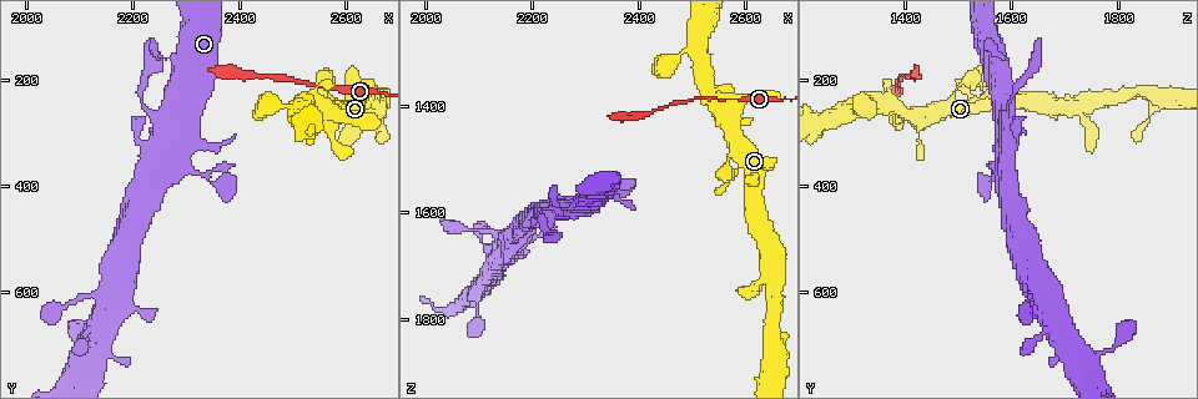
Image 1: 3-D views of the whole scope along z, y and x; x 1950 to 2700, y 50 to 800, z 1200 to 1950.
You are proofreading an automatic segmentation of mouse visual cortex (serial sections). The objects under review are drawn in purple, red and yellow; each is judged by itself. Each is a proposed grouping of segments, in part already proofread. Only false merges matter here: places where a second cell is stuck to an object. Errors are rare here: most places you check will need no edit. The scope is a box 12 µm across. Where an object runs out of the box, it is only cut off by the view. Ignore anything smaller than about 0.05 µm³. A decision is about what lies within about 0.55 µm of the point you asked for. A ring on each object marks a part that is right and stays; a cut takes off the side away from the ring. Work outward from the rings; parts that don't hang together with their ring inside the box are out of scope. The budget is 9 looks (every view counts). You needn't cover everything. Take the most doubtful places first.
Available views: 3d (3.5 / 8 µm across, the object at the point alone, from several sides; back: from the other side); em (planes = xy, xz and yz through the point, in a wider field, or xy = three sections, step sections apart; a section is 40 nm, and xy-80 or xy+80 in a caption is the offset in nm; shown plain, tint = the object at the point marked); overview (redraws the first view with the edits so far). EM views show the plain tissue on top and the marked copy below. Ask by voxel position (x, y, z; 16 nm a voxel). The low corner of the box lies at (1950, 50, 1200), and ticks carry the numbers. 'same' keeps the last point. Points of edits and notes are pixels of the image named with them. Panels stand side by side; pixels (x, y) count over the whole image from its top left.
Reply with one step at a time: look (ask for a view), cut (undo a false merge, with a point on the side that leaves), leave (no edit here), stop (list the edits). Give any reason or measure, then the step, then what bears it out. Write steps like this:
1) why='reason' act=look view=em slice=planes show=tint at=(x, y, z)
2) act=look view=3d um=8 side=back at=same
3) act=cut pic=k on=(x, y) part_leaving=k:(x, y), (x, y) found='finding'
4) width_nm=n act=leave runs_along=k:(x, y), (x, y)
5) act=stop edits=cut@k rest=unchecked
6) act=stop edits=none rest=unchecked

why='thin neck' act=look view=3d um=3.5 side=back at=(2210, 315, 1610)

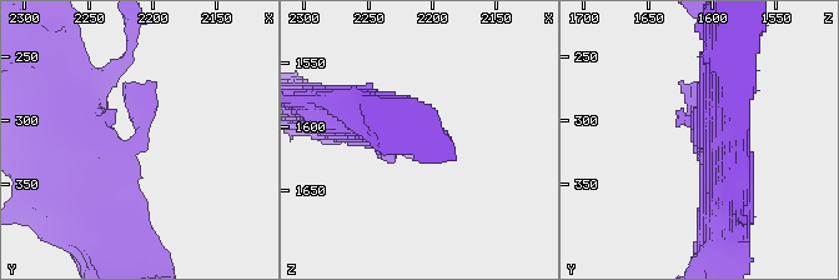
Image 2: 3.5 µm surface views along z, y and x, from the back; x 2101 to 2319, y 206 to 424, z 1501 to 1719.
act=look view=em slice=xy step=1 show=tint at=(2212, 316, 1610)

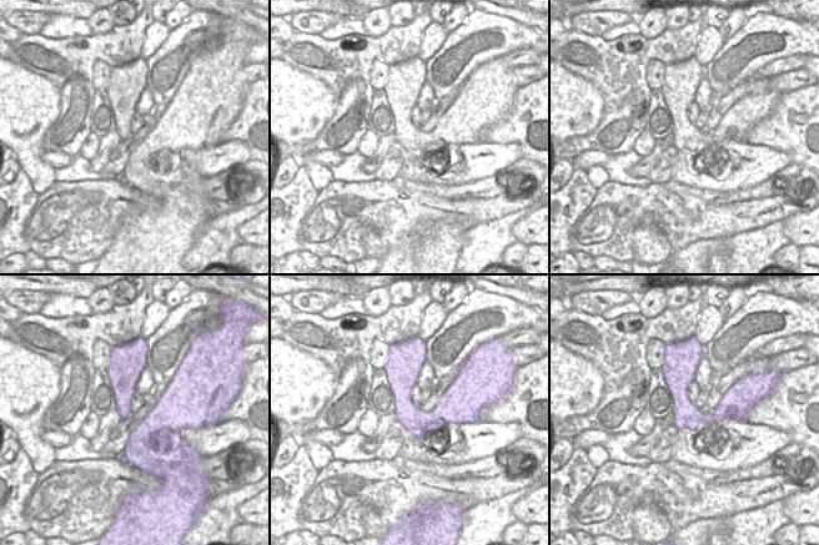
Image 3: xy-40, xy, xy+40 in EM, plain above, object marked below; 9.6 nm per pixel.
act=leave runs_along=2:(68, 133), (129, 148), (155, 83) found='one cell here'

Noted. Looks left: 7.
why='thin neck' act=look view=3d um=3.5 at=(2345, 400, 1560)

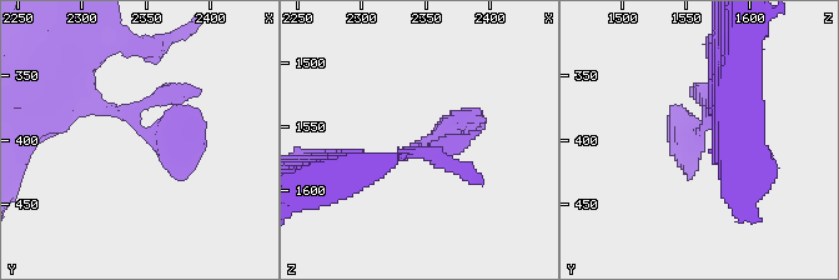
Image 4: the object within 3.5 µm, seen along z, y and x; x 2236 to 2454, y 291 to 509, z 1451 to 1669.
act=look view=em slice=xy step=2 show=tint at=(2348, 392, 1562)

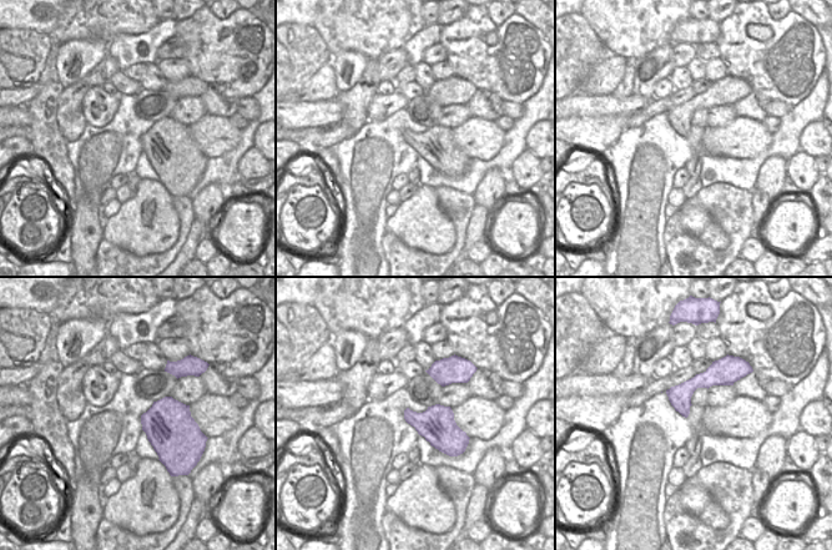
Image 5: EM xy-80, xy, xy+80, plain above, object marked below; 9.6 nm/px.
act=leave runs_along=5:(732, 379), (697, 381), (670, 393) found='one cell here'

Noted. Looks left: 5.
why='thick turns thin' act=look view=3d um=3.5 at=(2565, 210, 1505)

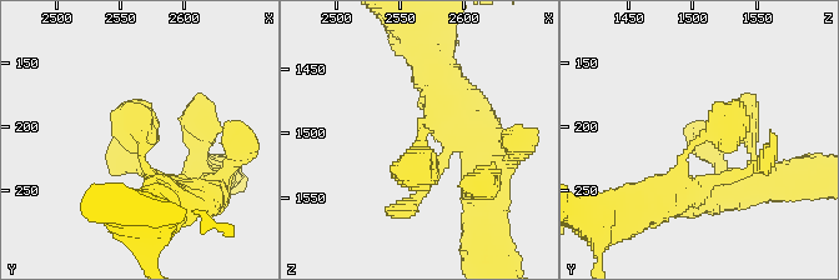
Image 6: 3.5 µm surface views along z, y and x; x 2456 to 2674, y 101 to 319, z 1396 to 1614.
why='now the EM' act=look view=em slice=xy step=5 show=tint at=(2566, 210, 1506)

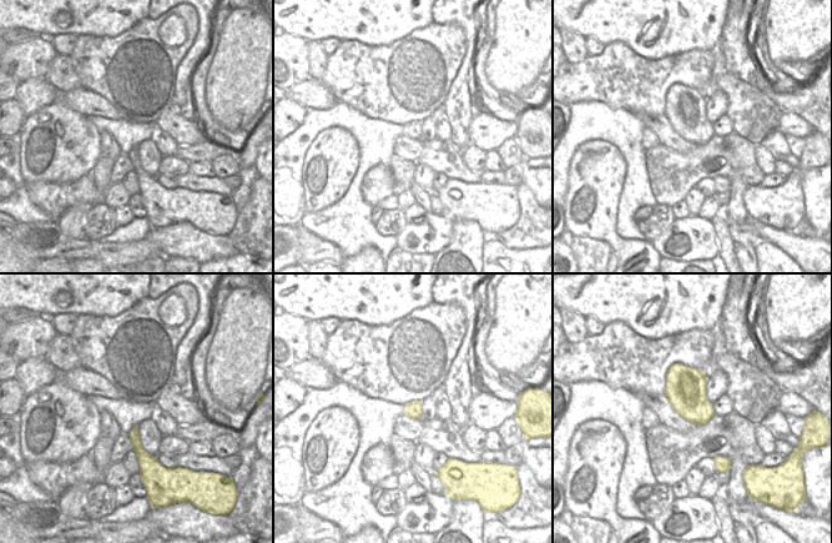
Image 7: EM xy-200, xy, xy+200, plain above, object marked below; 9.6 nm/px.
act=leave runs_along=7:(135, 431), (137, 448), (152, 459) found='continuous, no second cell'

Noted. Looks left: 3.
why='small branch off a trunk' act=look view=3d um=3.5 at=(2585, 275, 1410)

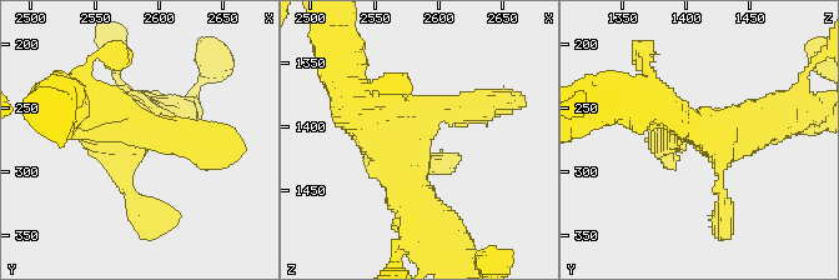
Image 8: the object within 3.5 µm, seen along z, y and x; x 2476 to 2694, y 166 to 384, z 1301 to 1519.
why='need the tissue' act=look view=em slice=xy step=2 show=tint at=(2580, 270, 1412)

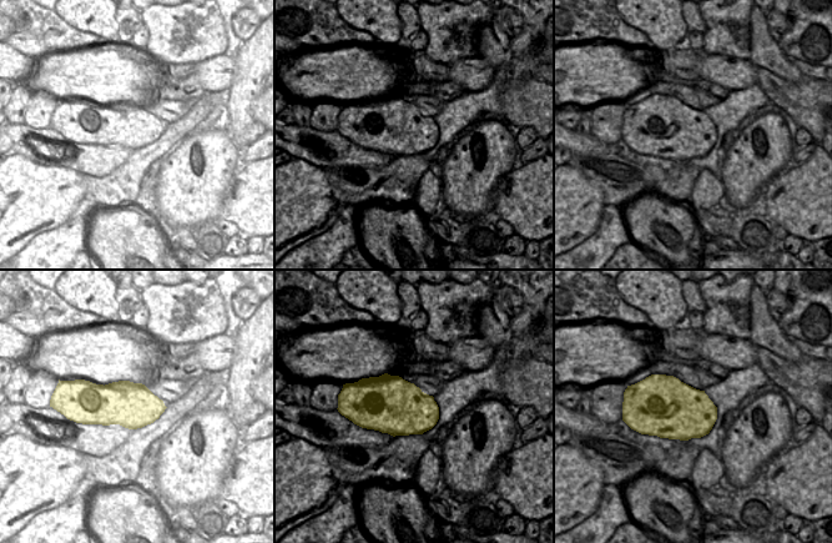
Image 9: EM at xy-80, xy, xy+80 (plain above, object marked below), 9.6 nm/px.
act=leave found='all the same cell'

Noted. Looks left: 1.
act=stop edits=none rest=unchecked

